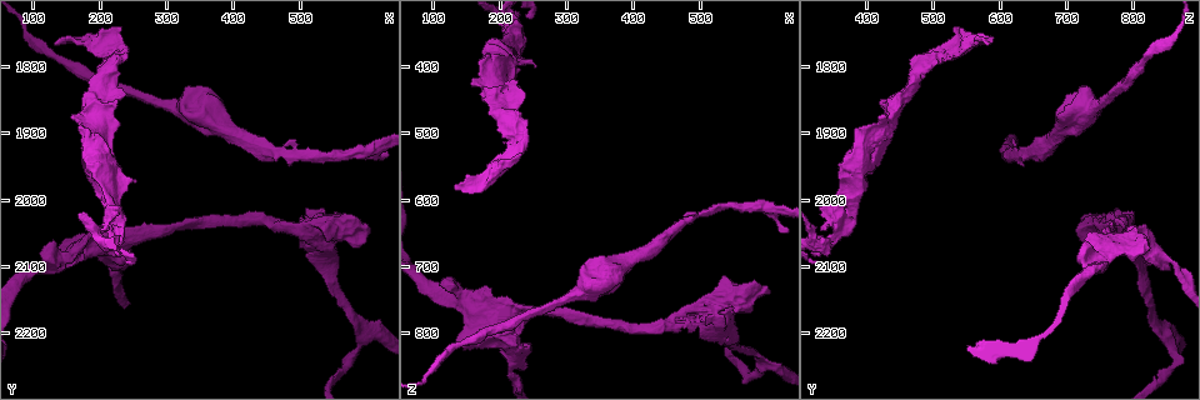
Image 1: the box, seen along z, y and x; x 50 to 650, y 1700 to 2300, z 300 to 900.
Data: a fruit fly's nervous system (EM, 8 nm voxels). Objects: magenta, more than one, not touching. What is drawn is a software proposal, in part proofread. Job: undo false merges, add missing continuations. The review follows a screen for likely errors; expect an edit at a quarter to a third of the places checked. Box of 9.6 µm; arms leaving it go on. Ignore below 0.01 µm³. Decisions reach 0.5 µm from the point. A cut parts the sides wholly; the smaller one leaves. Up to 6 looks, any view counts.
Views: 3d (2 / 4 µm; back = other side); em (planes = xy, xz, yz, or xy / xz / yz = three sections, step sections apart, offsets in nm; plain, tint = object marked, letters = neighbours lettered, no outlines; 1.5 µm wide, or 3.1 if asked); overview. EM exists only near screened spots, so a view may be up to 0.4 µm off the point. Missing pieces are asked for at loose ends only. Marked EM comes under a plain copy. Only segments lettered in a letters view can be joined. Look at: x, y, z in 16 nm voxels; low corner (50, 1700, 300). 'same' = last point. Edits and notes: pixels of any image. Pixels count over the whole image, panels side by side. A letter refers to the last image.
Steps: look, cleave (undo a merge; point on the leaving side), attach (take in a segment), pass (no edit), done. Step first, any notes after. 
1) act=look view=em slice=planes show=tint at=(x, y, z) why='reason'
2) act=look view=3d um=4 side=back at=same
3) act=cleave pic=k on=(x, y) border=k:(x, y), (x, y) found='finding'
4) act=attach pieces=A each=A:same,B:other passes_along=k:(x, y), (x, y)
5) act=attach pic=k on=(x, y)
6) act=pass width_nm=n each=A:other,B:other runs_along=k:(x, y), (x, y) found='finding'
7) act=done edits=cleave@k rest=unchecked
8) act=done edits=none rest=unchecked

act=look view=3d um=4 at=(210, 1995, 380) why='looks like a crossing'

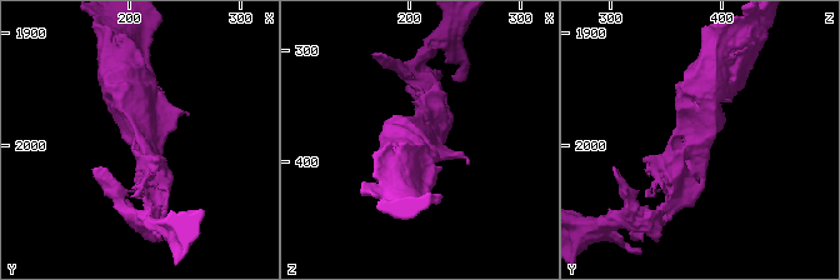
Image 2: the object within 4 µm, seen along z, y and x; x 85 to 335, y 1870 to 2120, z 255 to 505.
act=look view=em slice=planes show=letters at=(214, 1996, 376) arms=4

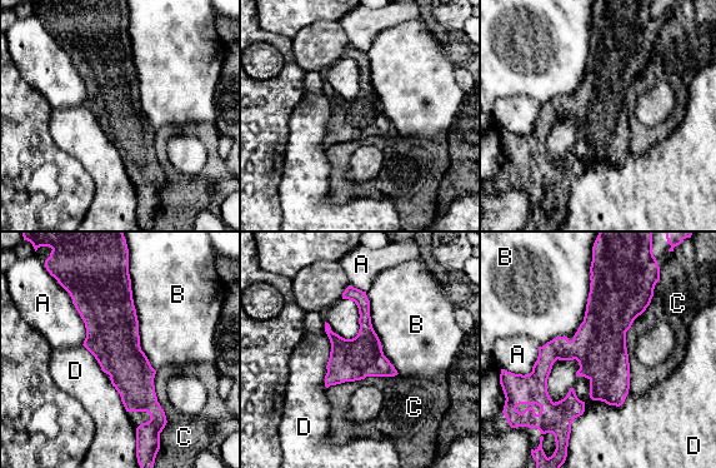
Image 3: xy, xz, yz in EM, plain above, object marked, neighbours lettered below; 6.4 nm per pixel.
act=pass width_nm=280 each=A:other,B:other,C:other,D:other border=3:(592, 253), (584, 320), (539, 347) found='all the same cell'

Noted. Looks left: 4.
act=look view=3d um=4 at=(495, 1910, 620) why='branch stops here'

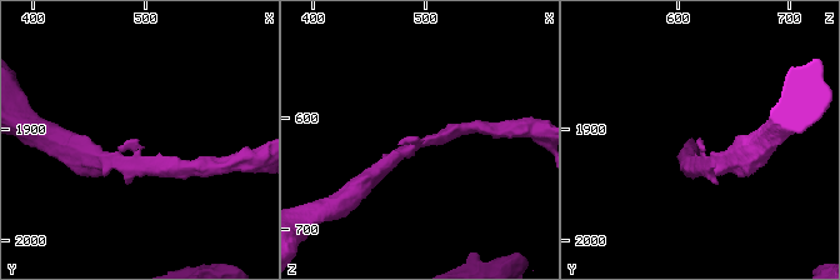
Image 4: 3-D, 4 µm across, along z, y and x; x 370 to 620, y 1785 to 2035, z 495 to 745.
act=look view=em slice=planes show=letters at=(494, 1908, 618) arm_widths_nm=220,220 why='need the tissue'

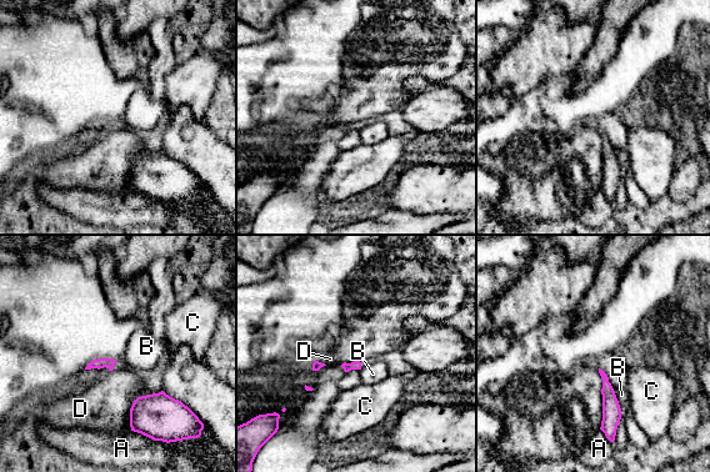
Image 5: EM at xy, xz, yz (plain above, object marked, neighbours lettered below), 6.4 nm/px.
act=pass each=A:other,B:other,C:other,D:other border=5:(613, 390), (620, 408), (615, 440) found='no lettered segment goes on from it'

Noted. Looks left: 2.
act=look view=em slice=xy step=8 show=tint at=(135, 1770, 585) why='an open end'

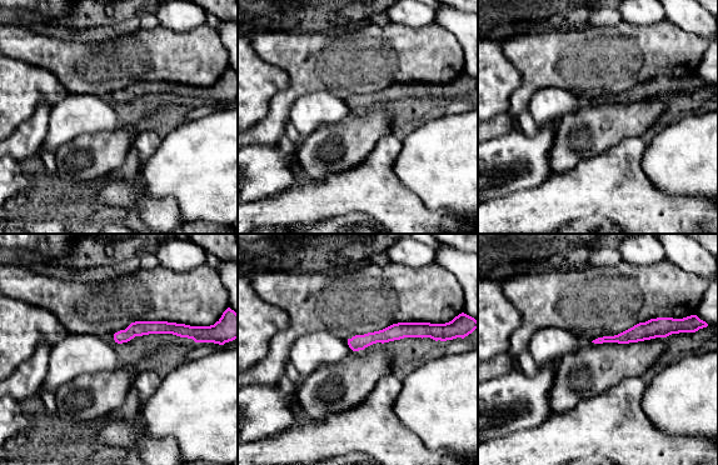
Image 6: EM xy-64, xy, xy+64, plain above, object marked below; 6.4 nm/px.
act=look view=em slice=xy step=8 show=letters at=same

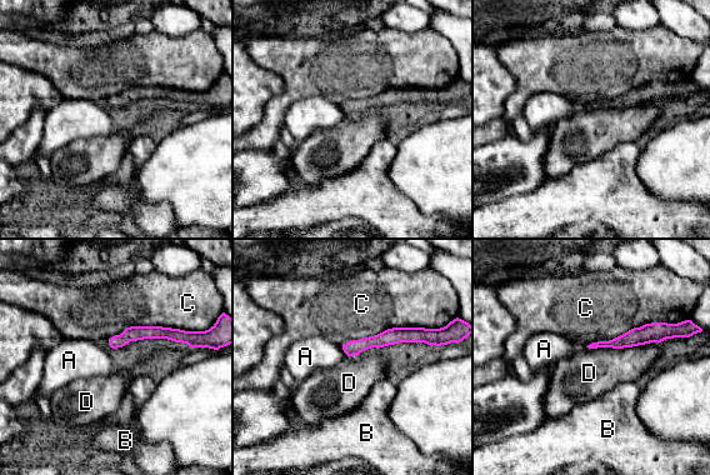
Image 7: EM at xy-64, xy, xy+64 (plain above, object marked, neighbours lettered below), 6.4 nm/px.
act=pass longest_contact=C:600nm each=A:other,B:other,C:other,D:other runs_along=7:(424, 339), (394, 335), (345, 346) found='no lettered segment goes on from it'

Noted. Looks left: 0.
act=done edits=none rest=unchecked

